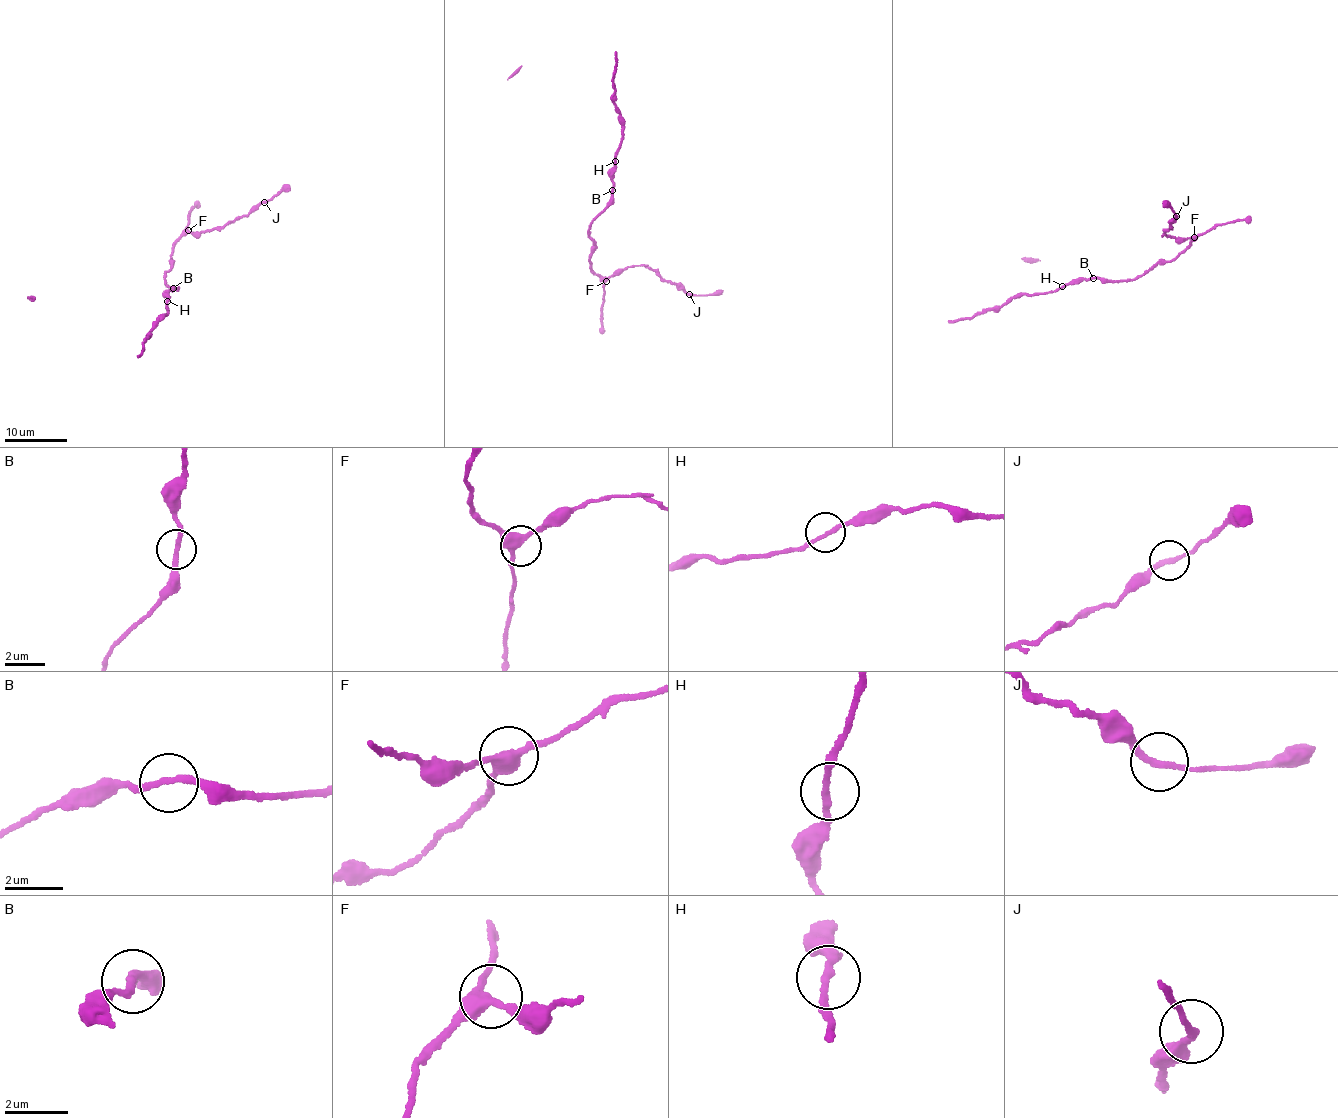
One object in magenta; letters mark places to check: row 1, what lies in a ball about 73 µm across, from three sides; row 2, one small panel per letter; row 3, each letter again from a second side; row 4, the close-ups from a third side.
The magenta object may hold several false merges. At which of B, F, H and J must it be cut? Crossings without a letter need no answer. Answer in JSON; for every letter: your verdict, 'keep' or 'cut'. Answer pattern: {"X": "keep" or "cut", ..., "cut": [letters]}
{"B": "keep", "F": "keep", "H": "keep", "J": "keep", "cut": []}

